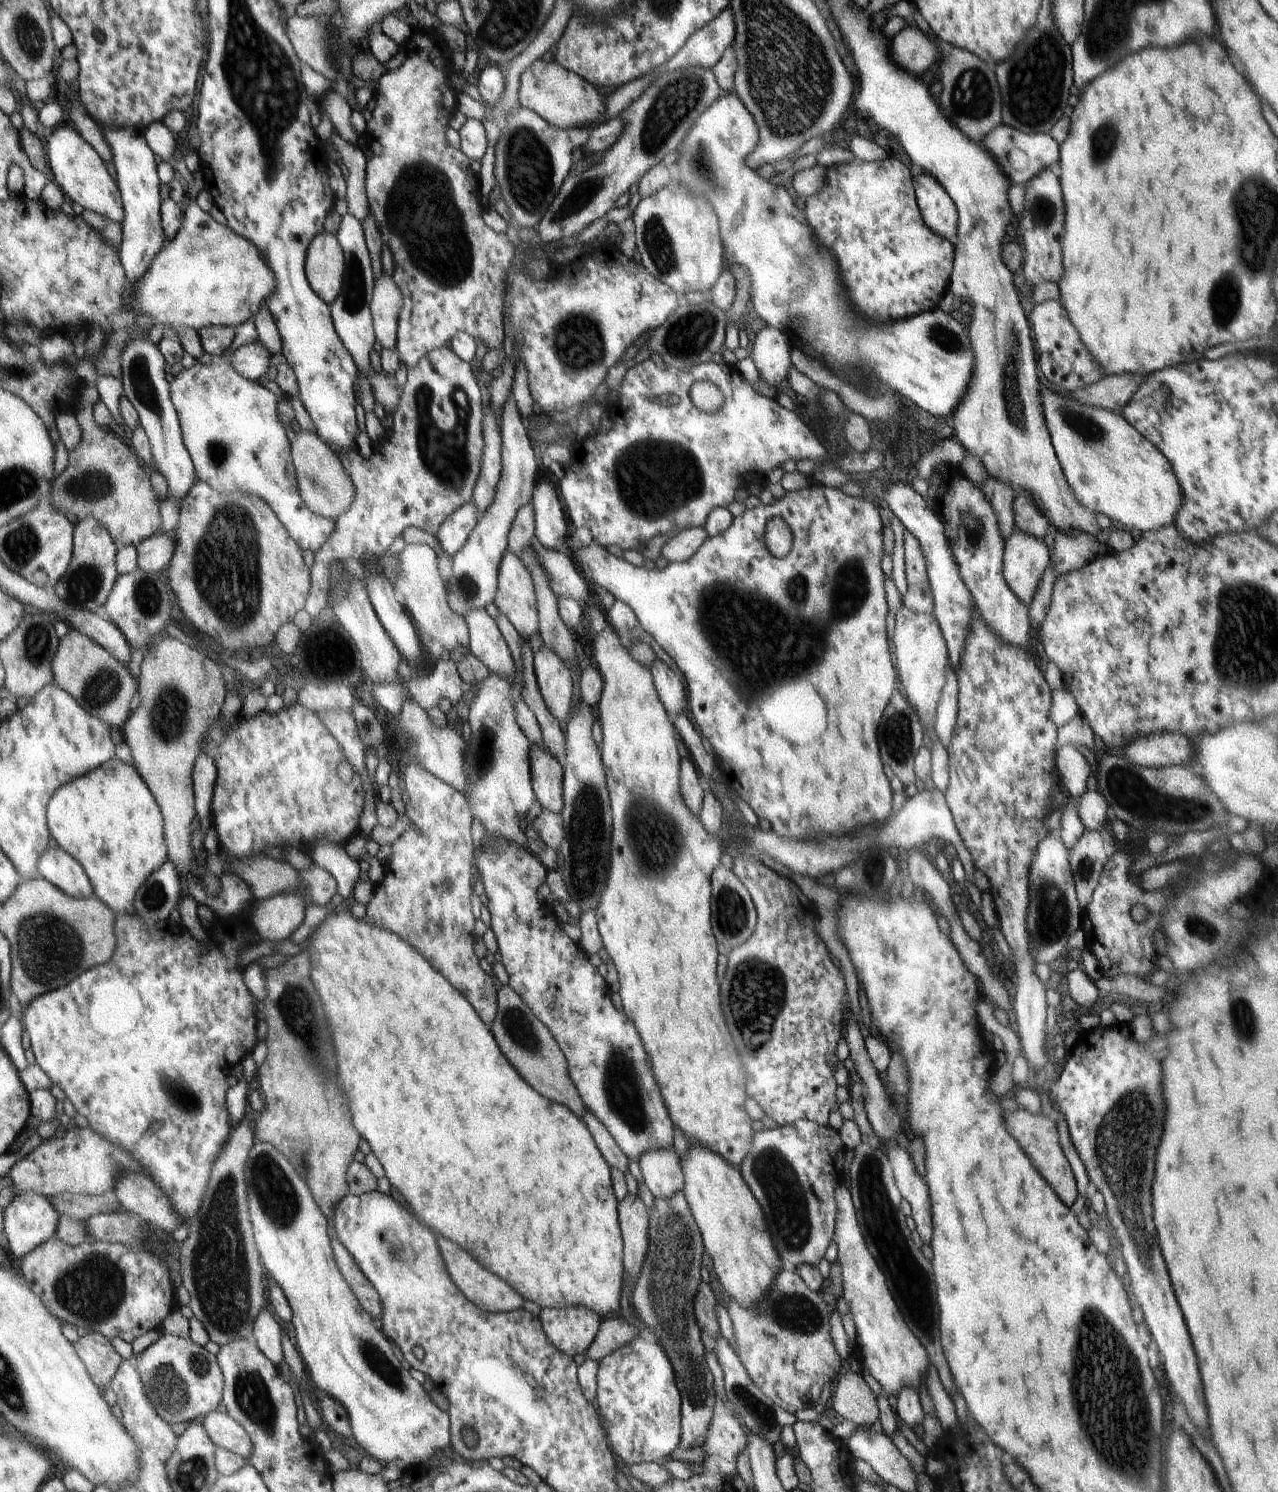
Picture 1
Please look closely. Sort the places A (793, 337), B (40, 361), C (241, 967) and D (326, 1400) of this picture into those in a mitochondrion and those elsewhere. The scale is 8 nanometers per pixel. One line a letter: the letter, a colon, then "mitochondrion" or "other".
A: other
B: other
C: other
D: other

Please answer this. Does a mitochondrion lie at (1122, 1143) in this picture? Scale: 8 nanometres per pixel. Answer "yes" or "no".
yes

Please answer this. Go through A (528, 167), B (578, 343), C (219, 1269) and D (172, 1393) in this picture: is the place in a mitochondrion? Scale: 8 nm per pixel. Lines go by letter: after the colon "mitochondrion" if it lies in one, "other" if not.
A: mitochondrion
B: mitochondrion
C: mitochondrion
D: mitochondrion

